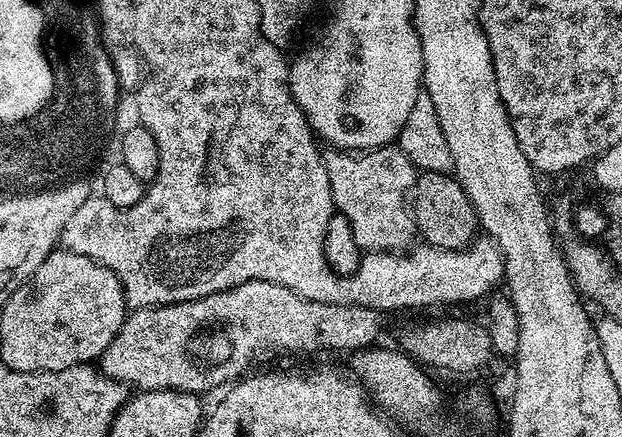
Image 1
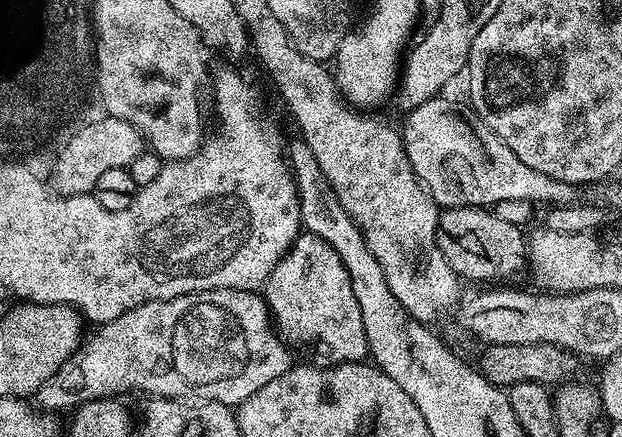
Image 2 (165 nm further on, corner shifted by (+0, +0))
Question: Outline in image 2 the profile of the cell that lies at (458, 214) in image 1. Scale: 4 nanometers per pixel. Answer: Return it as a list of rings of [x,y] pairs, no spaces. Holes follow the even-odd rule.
[[[487,207],[444,208],[440,212],[436,241],[446,262],[465,281],[508,282],[515,272],[526,268],[526,236],[521,225],[496,218]]]

